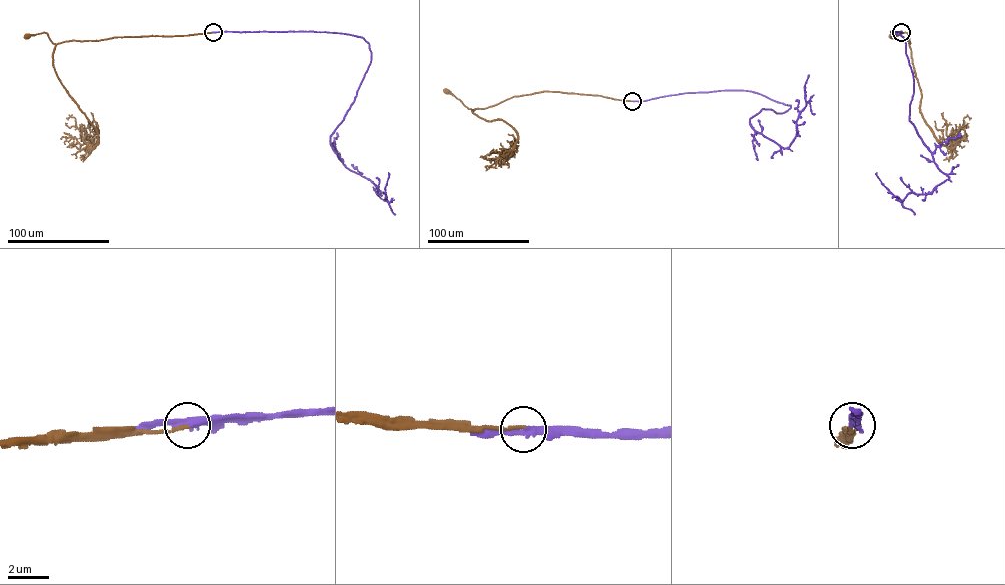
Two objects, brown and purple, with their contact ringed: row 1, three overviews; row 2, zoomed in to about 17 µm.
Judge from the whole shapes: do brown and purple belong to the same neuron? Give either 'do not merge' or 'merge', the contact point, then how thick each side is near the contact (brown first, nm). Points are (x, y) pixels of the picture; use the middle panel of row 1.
merge; at (632, 101); 150 nm thick on the brown side, 320 nm on the other

